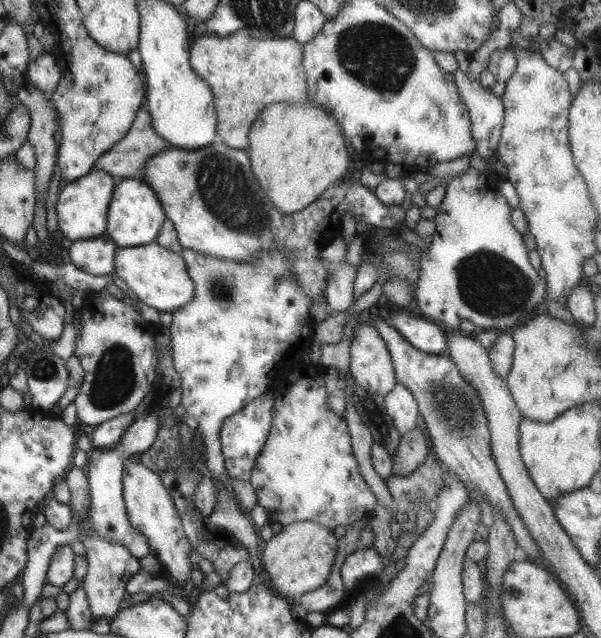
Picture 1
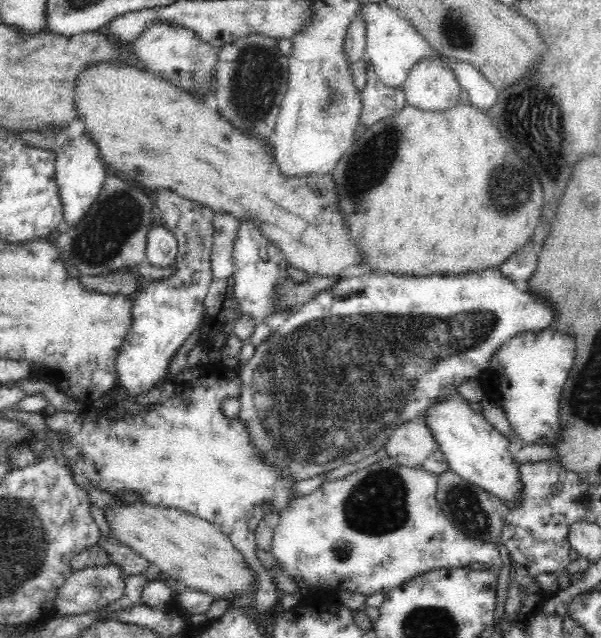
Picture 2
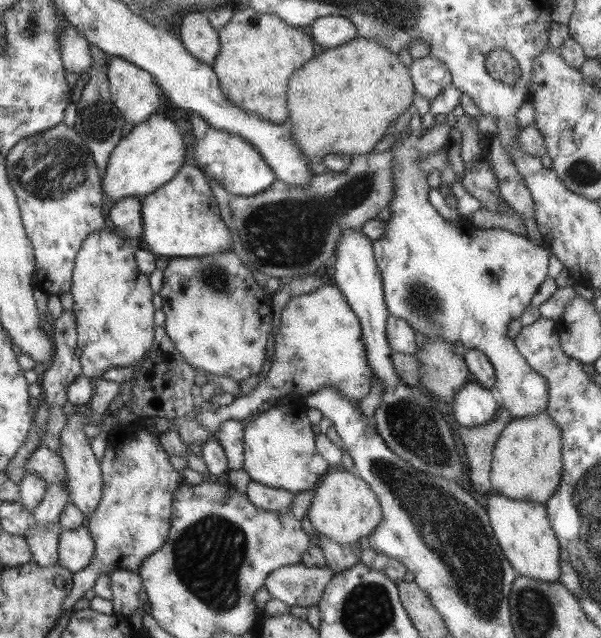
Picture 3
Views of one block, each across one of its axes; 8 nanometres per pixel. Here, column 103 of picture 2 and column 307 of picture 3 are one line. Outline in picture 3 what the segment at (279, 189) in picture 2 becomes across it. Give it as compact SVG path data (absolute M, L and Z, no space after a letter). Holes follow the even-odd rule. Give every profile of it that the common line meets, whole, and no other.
M361 37L325 49L317 57L312 57L289 76L286 90L286 108L289 112L286 125L291 128L292 140L301 149L308 164L322 162L327 154L352 156L371 153L389 125L412 105L415 95L408 69L400 62L397 53L389 51L375 39Z

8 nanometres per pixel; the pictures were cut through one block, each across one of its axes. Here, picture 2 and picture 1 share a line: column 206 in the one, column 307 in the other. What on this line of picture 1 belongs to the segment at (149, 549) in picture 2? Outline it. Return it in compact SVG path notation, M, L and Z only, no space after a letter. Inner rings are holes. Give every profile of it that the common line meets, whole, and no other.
M309 521L283 526L278 534L266 542L261 553L263 569L271 588L289 602L316 590L329 577L336 549L337 540L333 537L332 529Z

